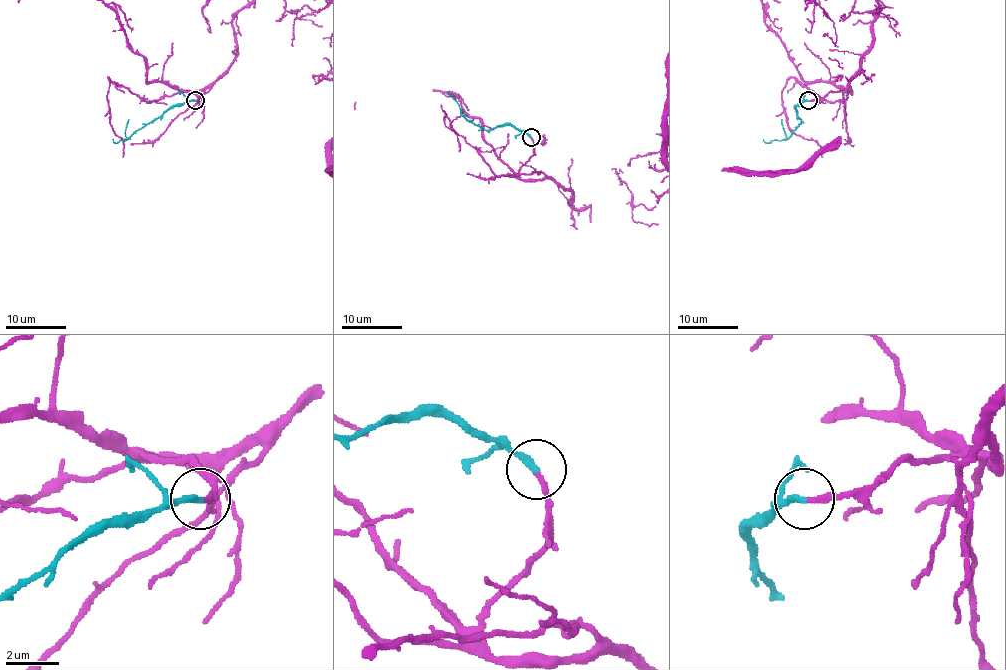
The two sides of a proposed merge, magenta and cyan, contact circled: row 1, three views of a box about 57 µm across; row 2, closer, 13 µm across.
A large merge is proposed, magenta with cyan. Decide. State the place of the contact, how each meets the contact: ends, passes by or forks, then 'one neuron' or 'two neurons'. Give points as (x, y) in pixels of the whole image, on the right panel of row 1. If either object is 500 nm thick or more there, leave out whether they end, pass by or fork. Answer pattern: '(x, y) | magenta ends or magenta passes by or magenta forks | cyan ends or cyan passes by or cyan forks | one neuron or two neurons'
(808, 100) | magenta ends | cyan ends | one neuron

